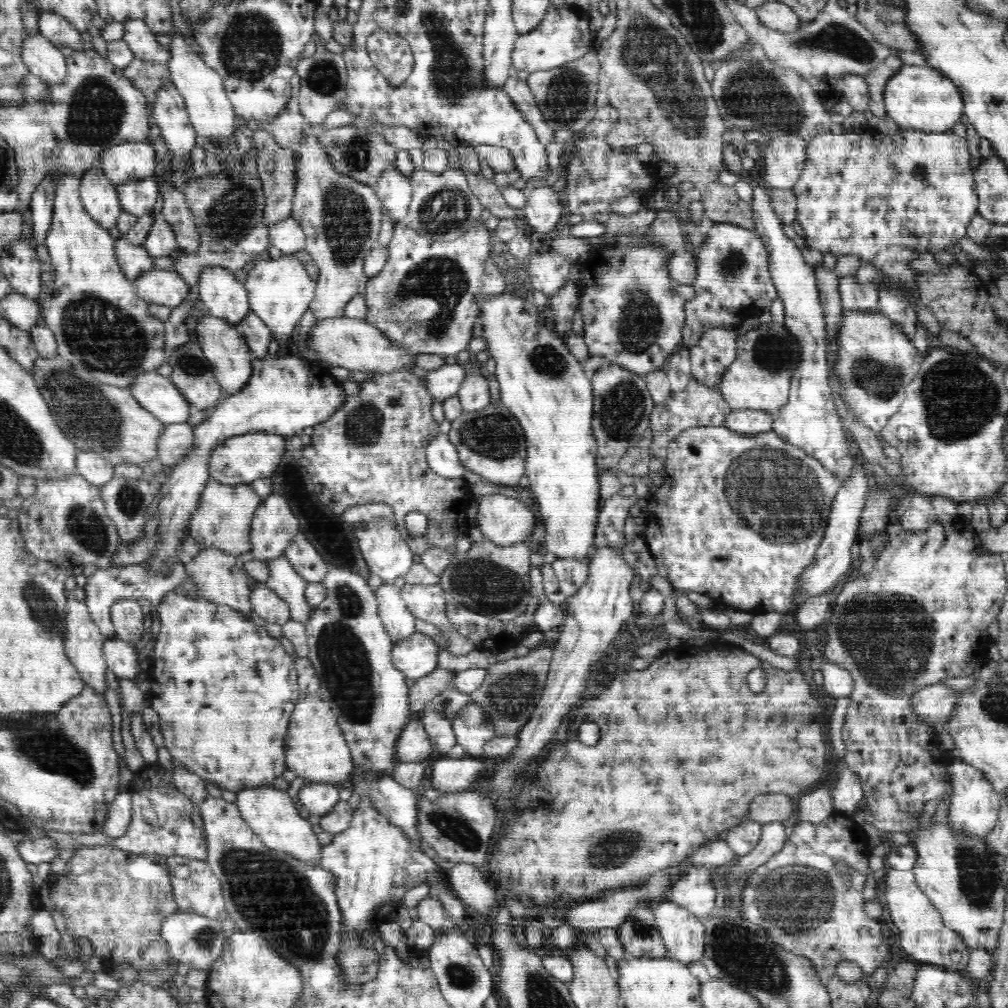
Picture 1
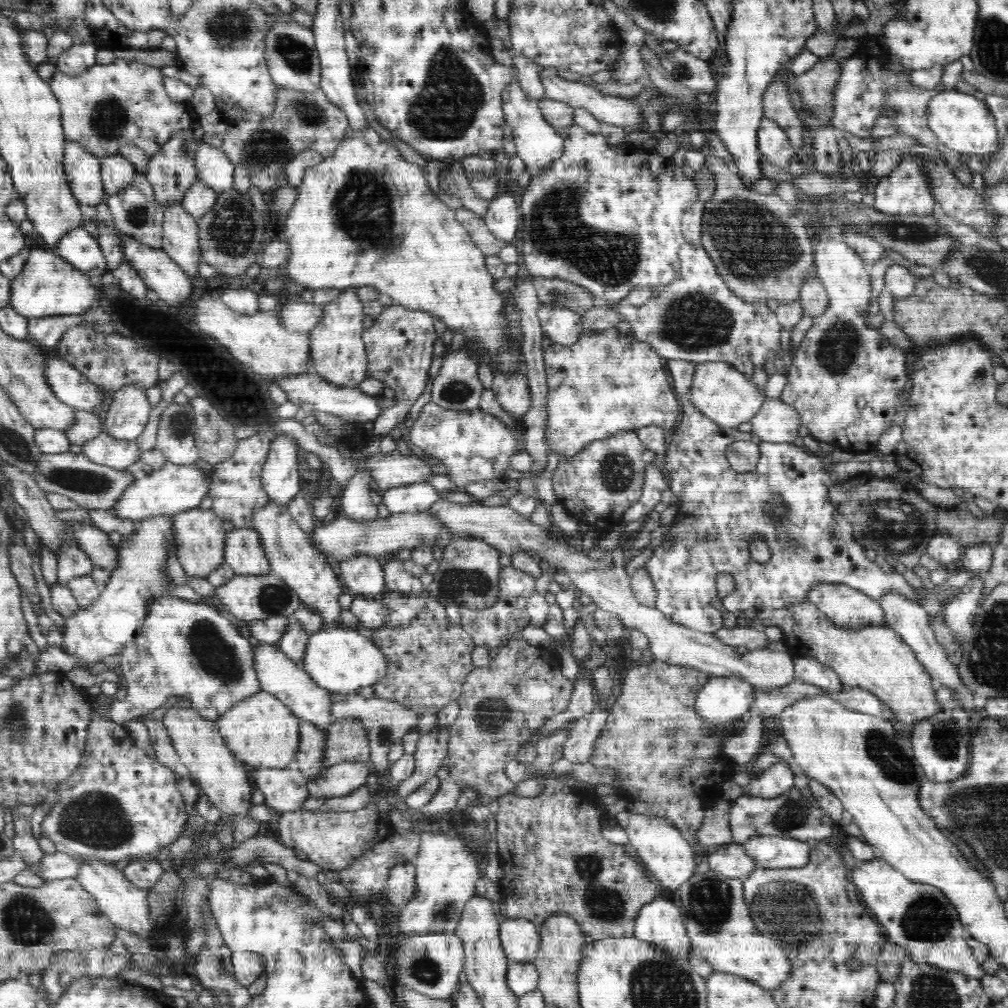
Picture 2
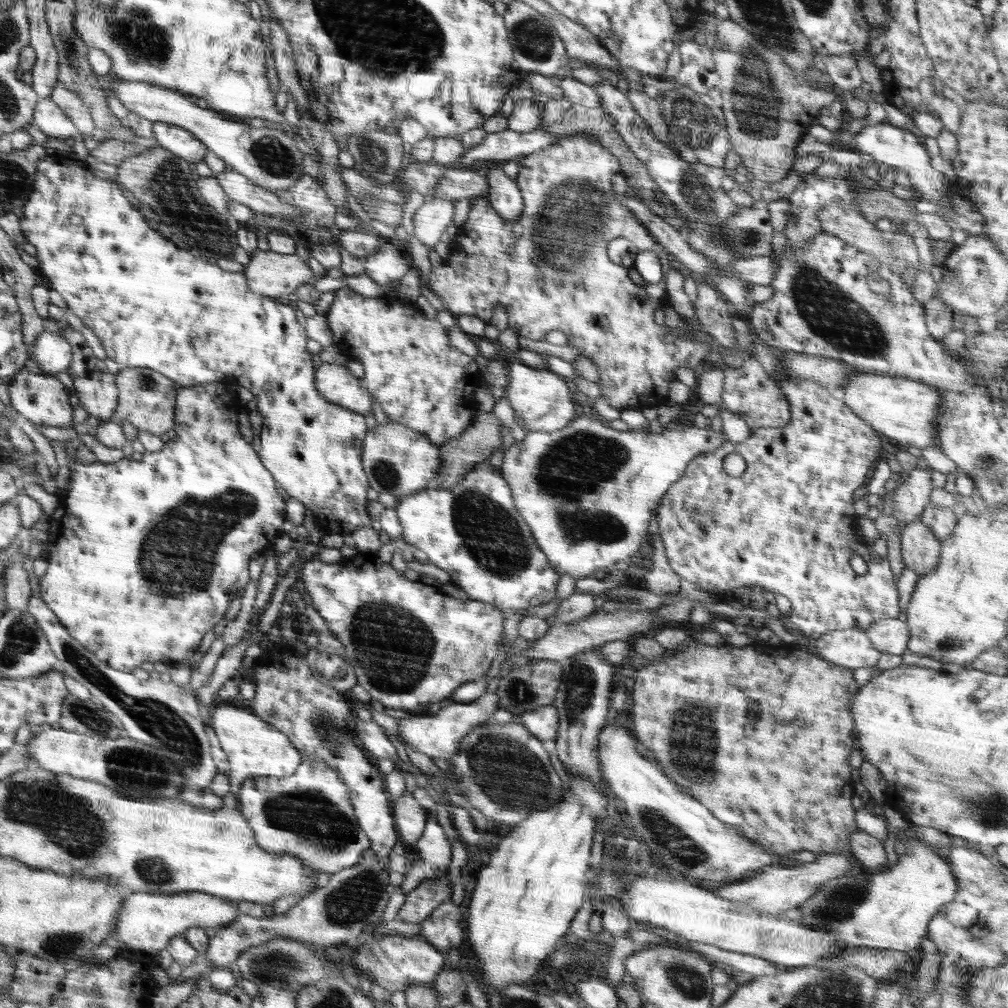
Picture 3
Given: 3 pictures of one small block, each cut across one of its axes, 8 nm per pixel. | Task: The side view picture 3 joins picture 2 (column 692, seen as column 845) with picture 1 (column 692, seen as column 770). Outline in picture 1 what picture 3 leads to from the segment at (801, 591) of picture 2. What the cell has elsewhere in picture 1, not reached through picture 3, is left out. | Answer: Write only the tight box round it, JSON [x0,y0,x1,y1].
[640,425,840,615]

